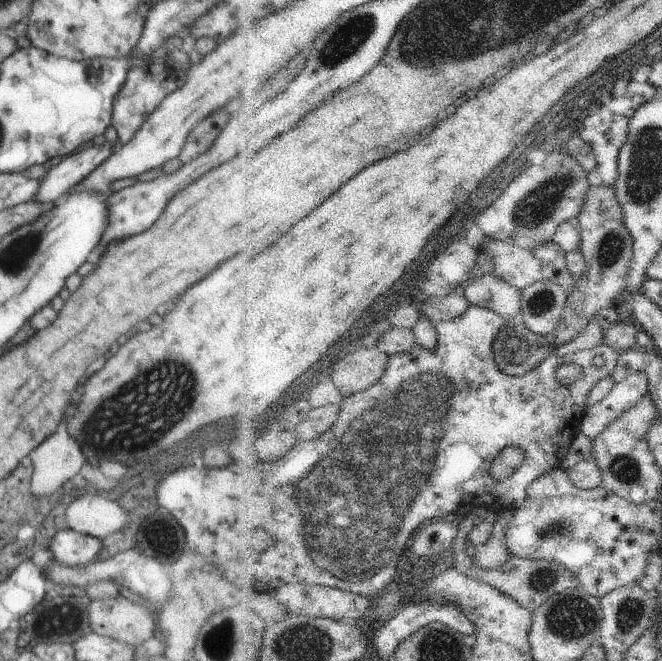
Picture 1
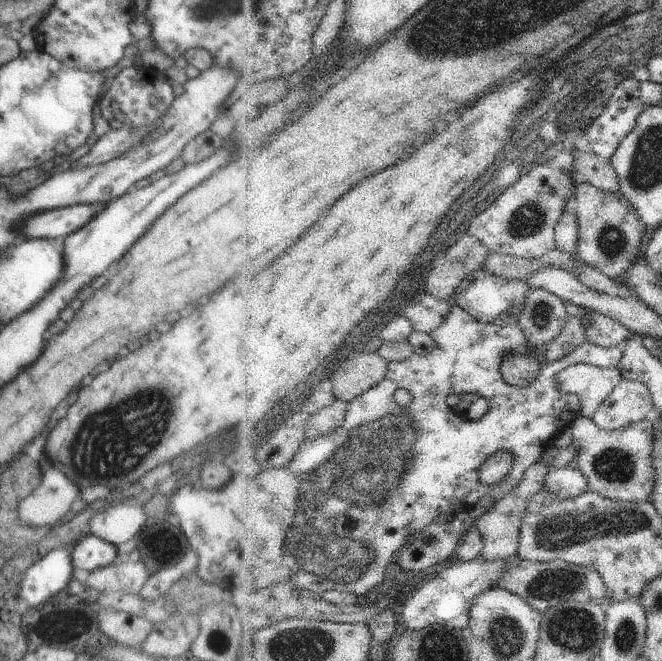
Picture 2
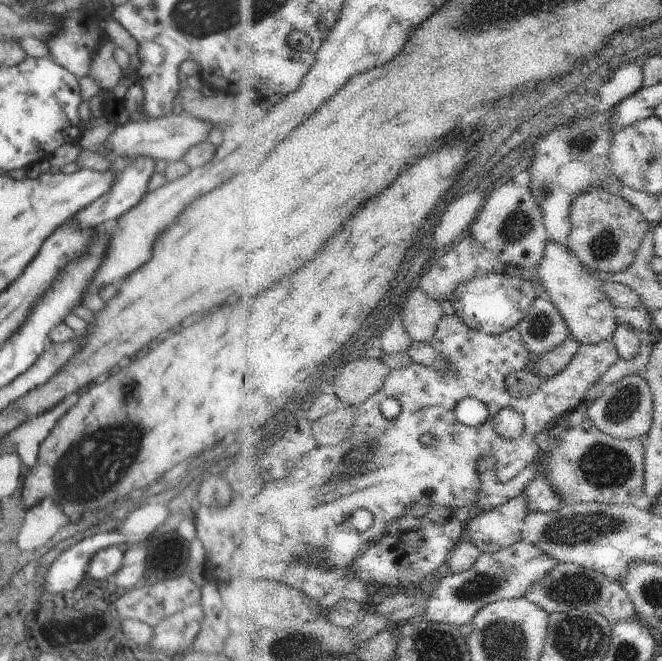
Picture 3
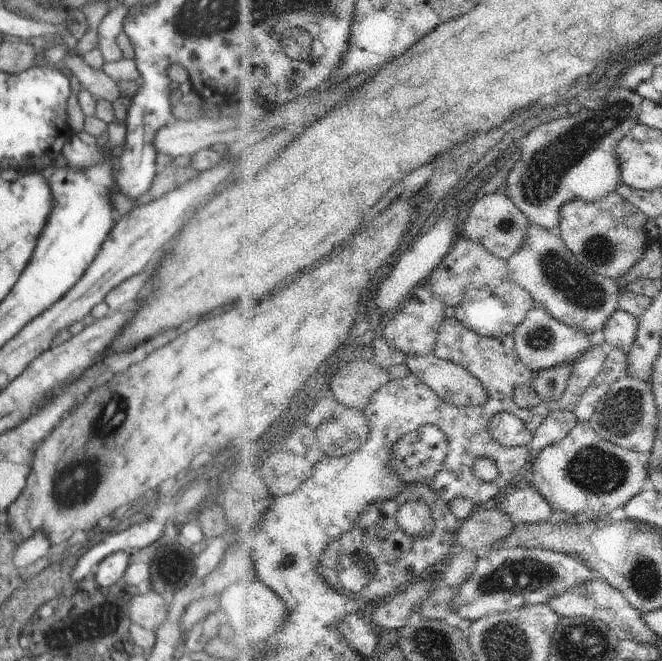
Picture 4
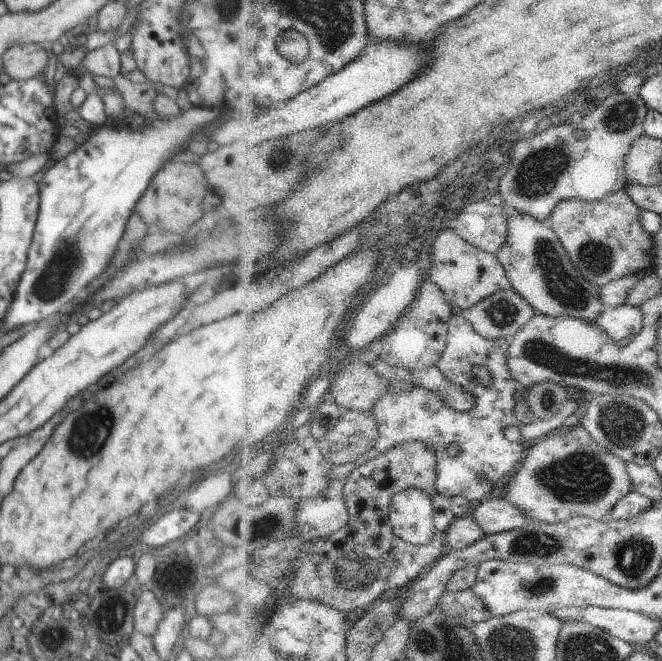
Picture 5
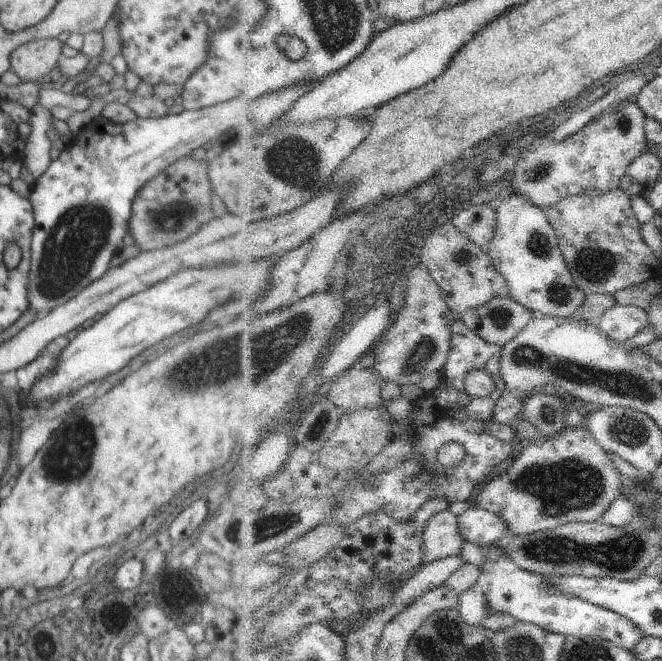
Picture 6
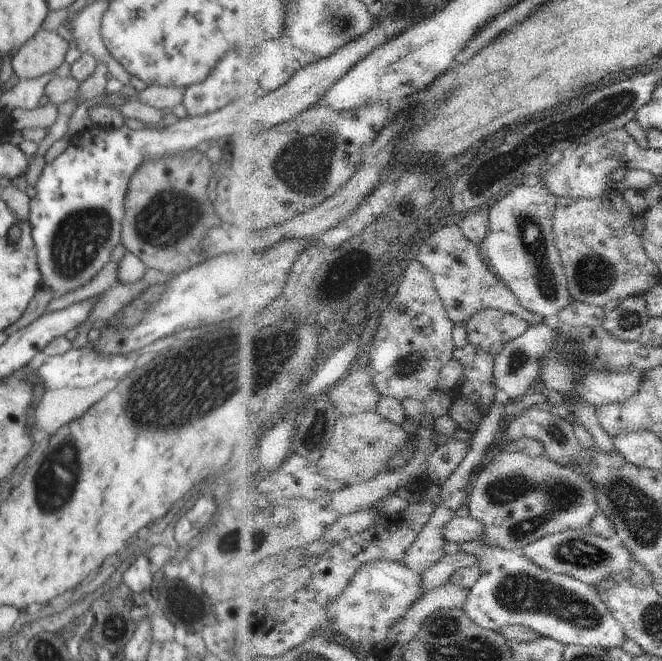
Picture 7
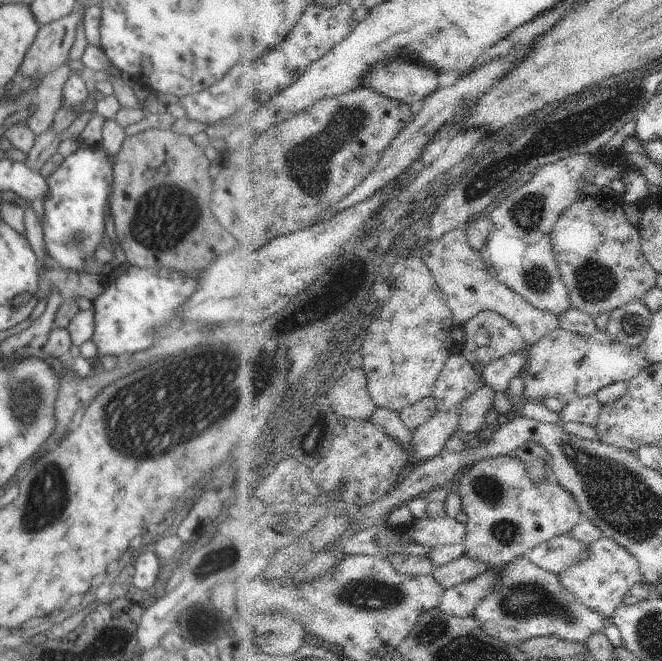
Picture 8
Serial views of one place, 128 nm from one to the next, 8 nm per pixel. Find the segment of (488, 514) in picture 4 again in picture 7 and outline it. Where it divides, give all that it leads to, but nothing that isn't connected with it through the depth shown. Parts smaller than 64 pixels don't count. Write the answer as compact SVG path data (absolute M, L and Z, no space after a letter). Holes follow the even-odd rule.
M445 504L440 506L430 522L426 525L420 538L414 543L414 546L408 551L403 563L424 574L435 564L448 557L444 548L448 544L444 531L447 524L450 524L456 518L456 511L448 508Z

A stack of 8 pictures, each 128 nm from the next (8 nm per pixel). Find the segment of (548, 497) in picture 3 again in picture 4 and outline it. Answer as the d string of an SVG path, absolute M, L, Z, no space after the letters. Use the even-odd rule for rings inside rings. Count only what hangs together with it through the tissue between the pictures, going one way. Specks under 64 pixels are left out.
M529 483L508 495L496 508L510 515L515 523L524 526L557 517L557 513L543 494Z

